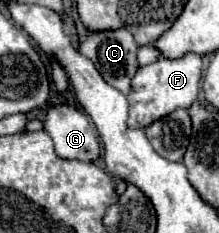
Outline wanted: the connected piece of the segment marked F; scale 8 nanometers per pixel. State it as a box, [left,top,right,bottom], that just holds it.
[128,54,202,128]

